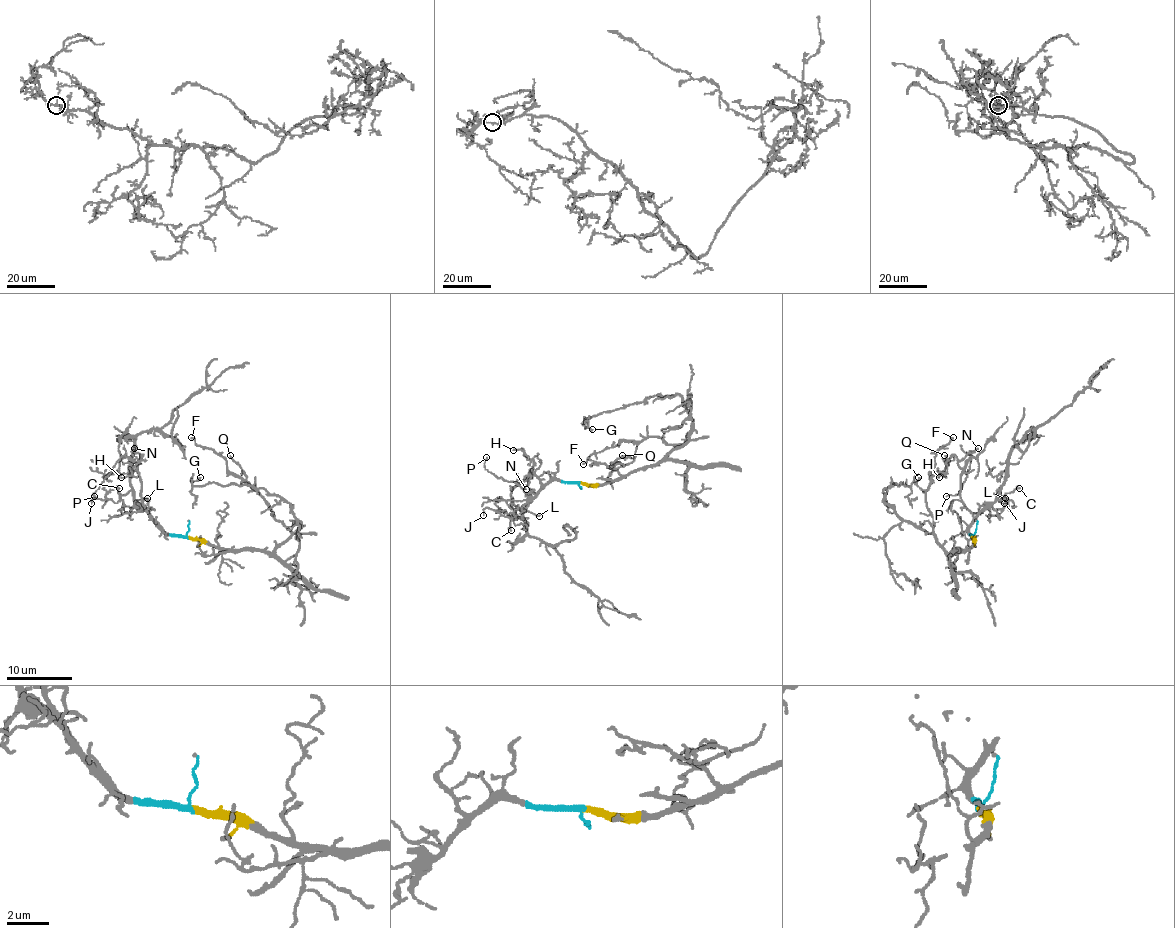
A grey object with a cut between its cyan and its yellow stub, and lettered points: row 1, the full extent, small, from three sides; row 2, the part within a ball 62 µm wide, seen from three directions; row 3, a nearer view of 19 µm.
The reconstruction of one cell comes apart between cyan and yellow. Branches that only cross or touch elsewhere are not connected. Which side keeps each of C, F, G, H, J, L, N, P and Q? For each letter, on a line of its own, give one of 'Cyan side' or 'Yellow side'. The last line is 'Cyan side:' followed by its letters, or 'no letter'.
C: Cyan side
F: Yellow side
G: Yellow side
H: Cyan side
J: Cyan side
L: Cyan side
N: Cyan side
P: Cyan side
Q: Yellow side
Cyan side: C, H, J, L, N, P

